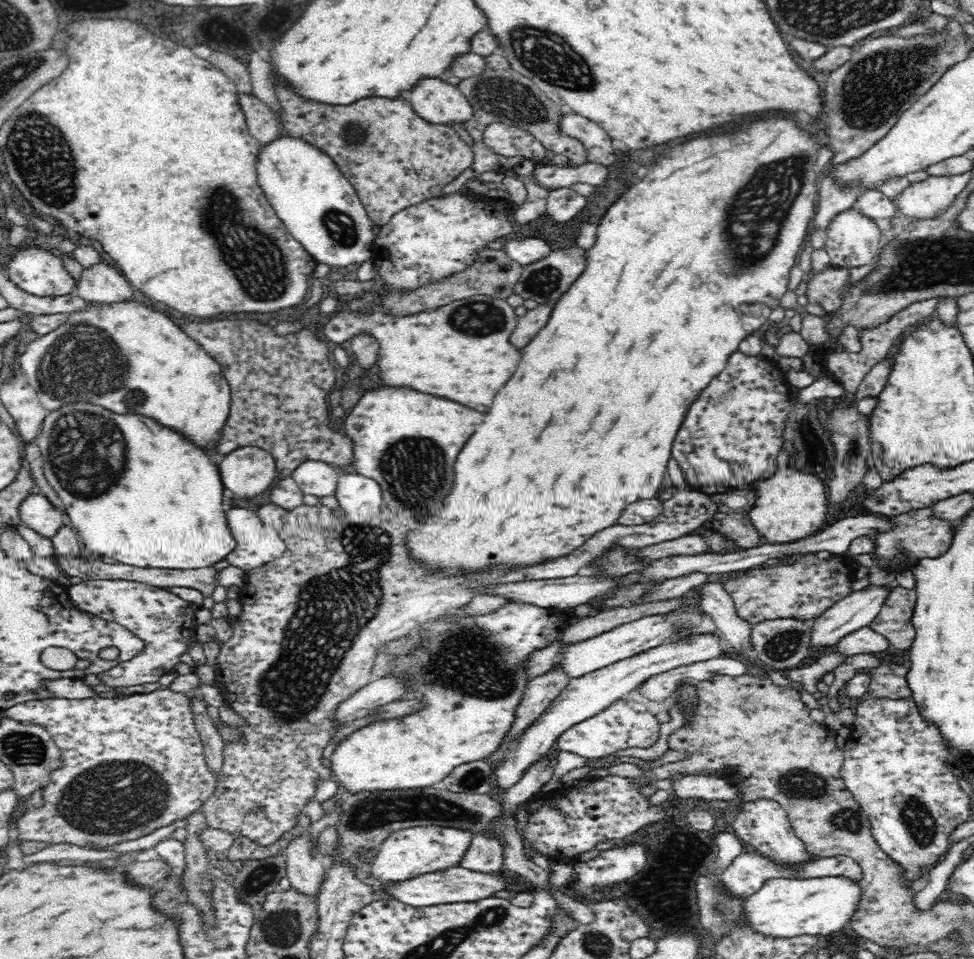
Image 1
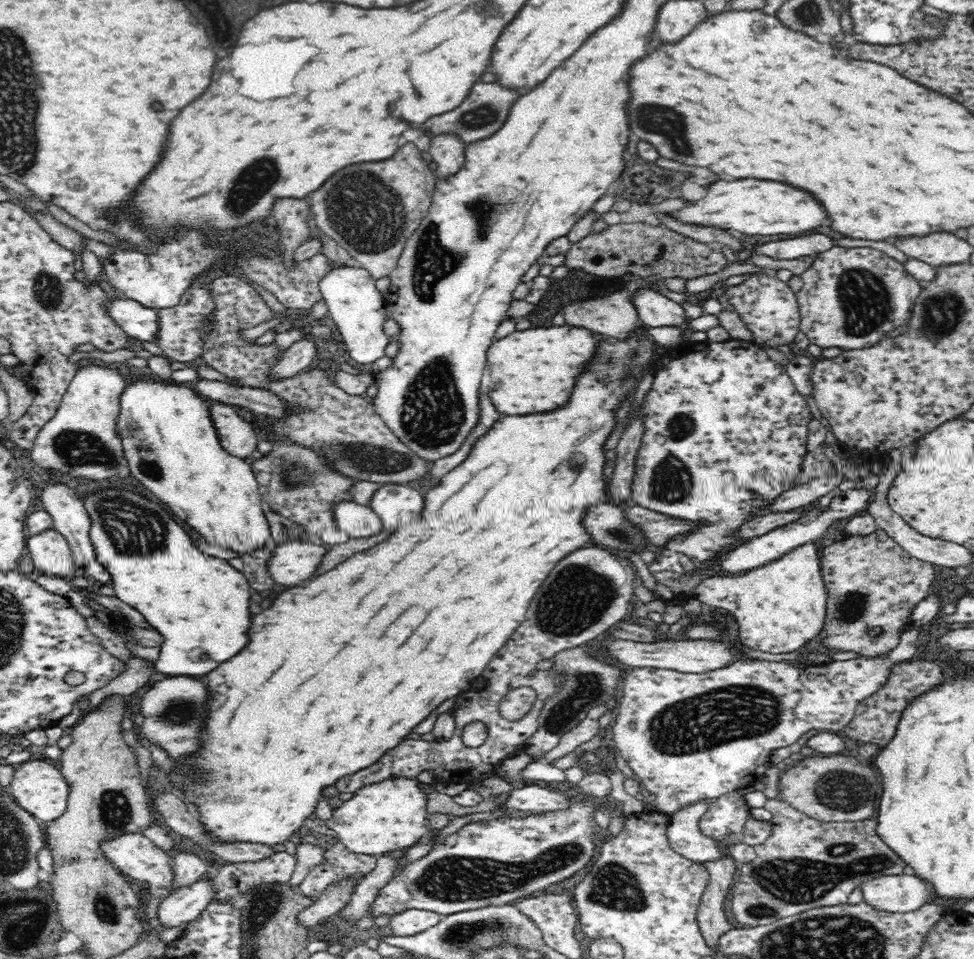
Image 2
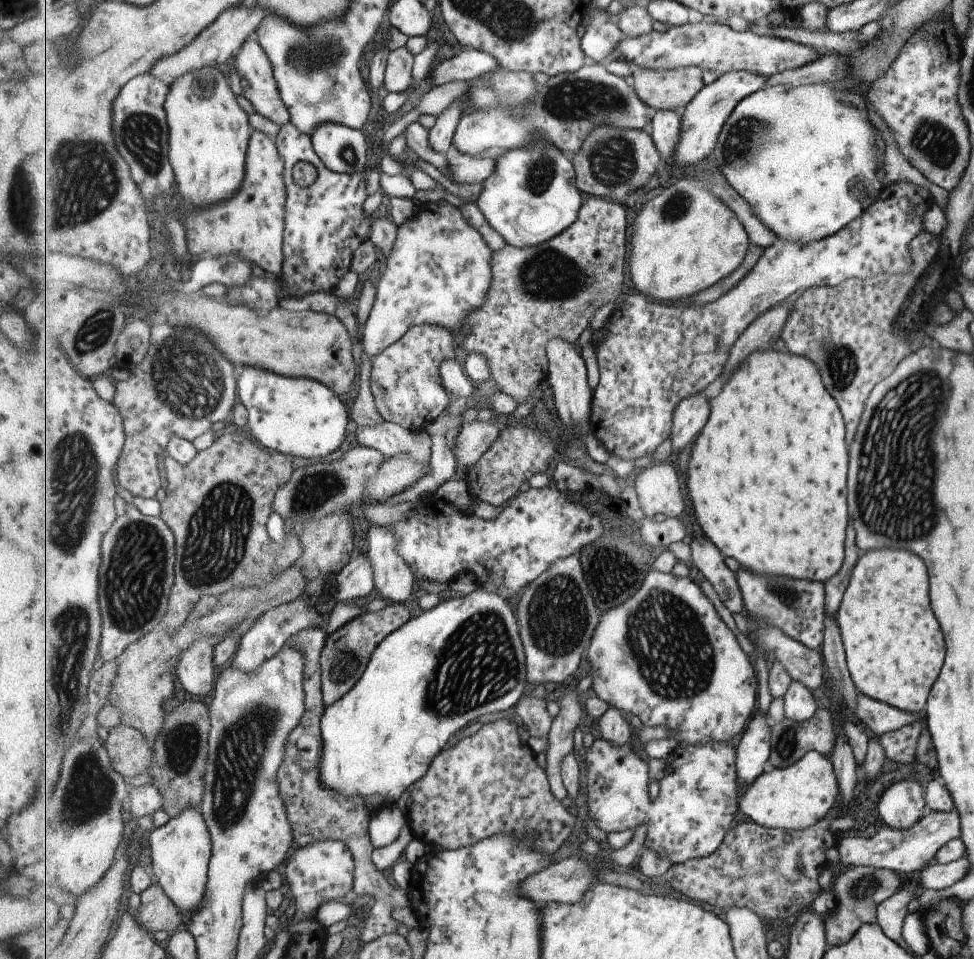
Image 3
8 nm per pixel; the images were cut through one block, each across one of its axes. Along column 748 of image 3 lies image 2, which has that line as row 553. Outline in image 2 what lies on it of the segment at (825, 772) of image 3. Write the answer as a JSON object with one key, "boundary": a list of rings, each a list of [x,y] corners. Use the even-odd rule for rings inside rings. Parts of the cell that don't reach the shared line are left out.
{"boundary":[[[814,544],[798,546],[782,557],[742,574],[714,575],[698,585],[694,598],[714,607],[730,611],[737,620],[738,632],[734,643],[768,654],[790,654],[816,640],[824,630],[827,592],[821,574],[820,558]]]}

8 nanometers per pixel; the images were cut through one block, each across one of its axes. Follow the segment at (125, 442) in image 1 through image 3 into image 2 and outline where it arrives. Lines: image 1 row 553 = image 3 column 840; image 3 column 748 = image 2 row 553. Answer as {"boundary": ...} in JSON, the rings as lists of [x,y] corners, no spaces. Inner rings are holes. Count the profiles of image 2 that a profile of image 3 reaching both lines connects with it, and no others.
{"boundary":[[[106,490],[106,496],[104,494],[90,496],[84,506],[86,506],[86,511],[90,515],[90,537],[94,547],[96,547],[97,561],[112,574],[110,585],[113,586],[115,595],[120,600],[126,602],[126,604],[132,606],[132,608],[136,608],[146,618],[146,622],[156,632],[160,632],[160,636],[164,638],[164,642],[160,644],[160,656],[154,662],[156,671],[165,675],[172,674],[172,676],[204,676],[208,672],[212,672],[214,668],[218,668],[222,662],[226,662],[232,656],[236,656],[240,650],[244,650],[250,644],[248,632],[250,632],[252,618],[250,618],[250,610],[248,608],[250,608],[250,600],[252,598],[254,600],[258,599],[254,597],[250,585],[248,585],[248,581],[242,572],[232,567],[226,560],[212,558],[206,555],[200,556],[200,550],[190,542],[190,538],[186,536],[186,532],[158,504],[152,504],[150,500],[146,500],[142,496],[136,496],[136,494],[126,492],[126,490],[122,490],[120,496],[118,496],[118,490]]]}

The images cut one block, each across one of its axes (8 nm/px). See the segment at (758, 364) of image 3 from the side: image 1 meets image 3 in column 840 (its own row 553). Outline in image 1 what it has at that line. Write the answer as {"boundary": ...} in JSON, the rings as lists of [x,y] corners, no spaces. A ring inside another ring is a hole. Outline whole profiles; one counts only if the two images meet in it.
{"boundary":[[[762,118],[762,122],[754,122],[750,126],[738,126],[738,130],[732,130],[732,132],[722,132],[722,134],[710,134],[710,136],[698,136],[690,142],[684,142],[684,144],[678,144],[674,148],[670,148],[666,154],[662,154],[656,164],[648,170],[648,174],[634,186],[628,188],[628,192],[624,192],[619,196],[612,205],[608,207],[606,212],[601,216],[599,220],[598,232],[596,232],[596,242],[590,246],[590,248],[584,249],[586,259],[586,269],[580,277],[558,298],[555,305],[553,306],[550,320],[548,324],[538,332],[538,336],[522,350],[522,362],[518,364],[518,370],[514,372],[514,376],[510,378],[510,382],[498,392],[498,396],[494,398],[494,404],[492,408],[486,412],[486,422],[478,428],[478,432],[468,440],[468,446],[462,448],[462,454],[458,454],[458,460],[456,460],[456,480],[454,480],[454,488],[450,492],[450,496],[446,498],[446,504],[440,512],[436,512],[434,516],[426,518],[424,522],[420,522],[416,526],[416,530],[412,530],[408,534],[408,546],[412,548],[414,556],[424,560],[428,566],[434,566],[434,568],[452,568],[452,572],[458,572],[458,568],[486,568],[488,564],[536,564],[536,562],[542,562],[546,558],[556,560],[558,557],[564,557],[565,554],[572,552],[577,549],[578,546],[582,546],[590,537],[593,537],[596,533],[601,533],[607,527],[613,526],[618,518],[621,517],[622,511],[633,502],[646,500],[646,498],[658,497],[660,492],[660,486],[662,482],[668,480],[667,466],[668,461],[671,459],[671,448],[676,438],[676,432],[680,430],[682,426],[682,418],[686,414],[686,406],[690,406],[690,402],[694,402],[694,398],[698,398],[698,394],[702,392],[702,386],[708,386],[710,380],[714,380],[726,366],[730,354],[734,350],[738,351],[740,342],[747,336],[757,334],[760,327],[769,320],[770,312],[774,310],[780,304],[780,299],[788,291],[788,284],[790,279],[790,272],[794,265],[798,264],[798,253],[800,252],[800,246],[804,242],[806,232],[810,231],[812,226],[812,220],[815,215],[814,202],[819,195],[819,185],[816,186],[816,182],[819,182],[820,176],[814,172],[814,166],[816,166],[816,160],[818,160],[818,150],[822,146],[812,138],[812,134],[804,128],[800,128],[794,118]]]}

